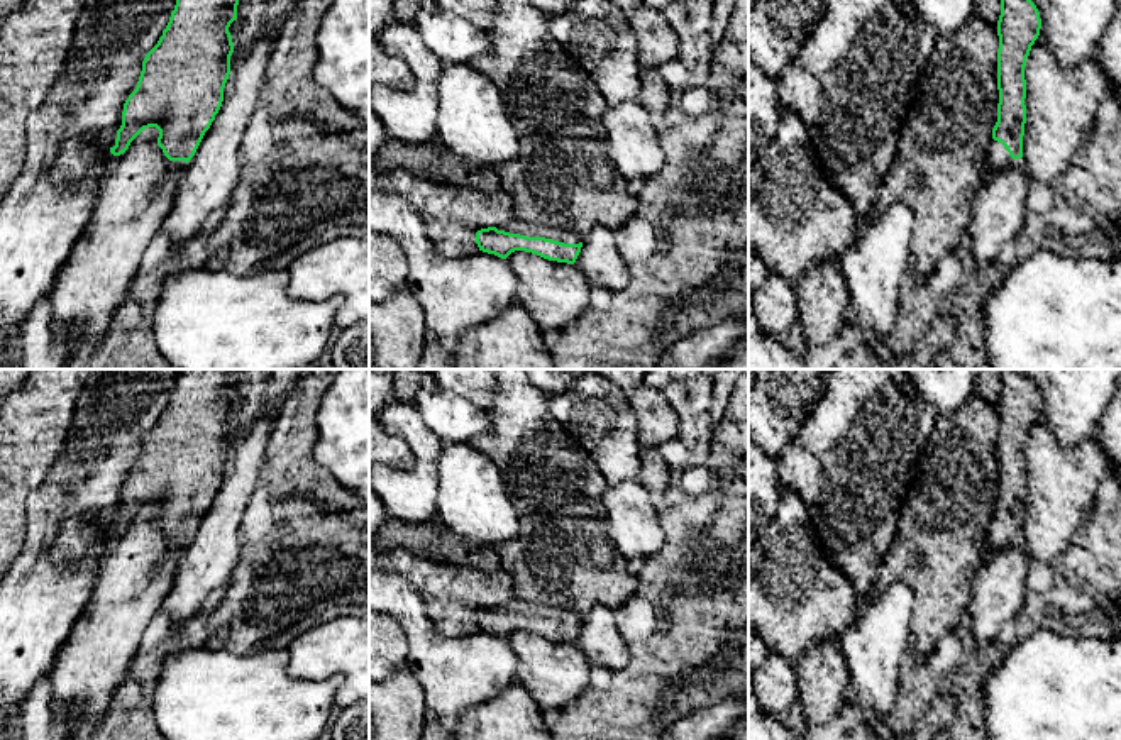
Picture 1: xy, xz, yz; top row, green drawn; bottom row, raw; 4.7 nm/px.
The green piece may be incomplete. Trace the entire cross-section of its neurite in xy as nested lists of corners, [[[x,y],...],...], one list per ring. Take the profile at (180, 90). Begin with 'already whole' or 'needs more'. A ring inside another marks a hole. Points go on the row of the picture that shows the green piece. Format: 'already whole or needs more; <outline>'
needs more; [[[176,0],[157,44],[146,54],[135,90],[124,103],[115,146],[103,156],[110,168],[130,142],[149,127],[159,130],[157,146],[173,168],[186,168],[224,102],[234,52],[230,24],[239,0]]]

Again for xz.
needs more; [[[518,218],[481,229],[474,239],[479,251],[501,259],[515,251],[525,251],[549,261],[574,264],[583,247],[583,235],[577,232],[566,227],[533,225]]]

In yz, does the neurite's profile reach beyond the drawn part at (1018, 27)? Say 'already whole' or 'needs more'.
needs more

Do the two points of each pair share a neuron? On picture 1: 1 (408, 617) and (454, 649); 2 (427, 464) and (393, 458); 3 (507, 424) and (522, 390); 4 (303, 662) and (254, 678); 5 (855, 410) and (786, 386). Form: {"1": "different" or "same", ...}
{"1": "same", "2": "different", "3": "same", "4": "different", "5": "different"}

